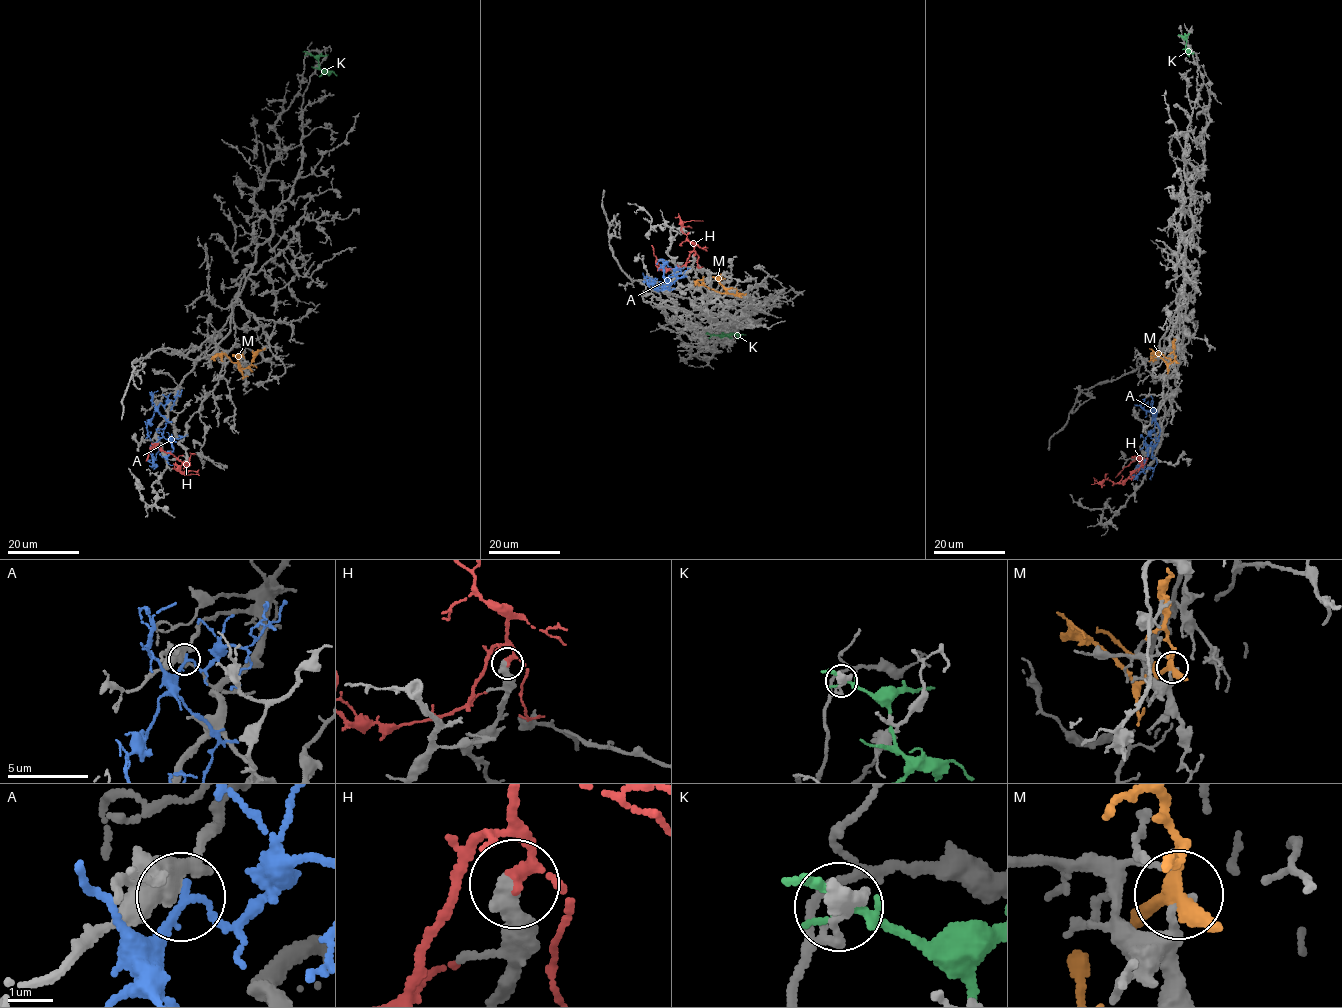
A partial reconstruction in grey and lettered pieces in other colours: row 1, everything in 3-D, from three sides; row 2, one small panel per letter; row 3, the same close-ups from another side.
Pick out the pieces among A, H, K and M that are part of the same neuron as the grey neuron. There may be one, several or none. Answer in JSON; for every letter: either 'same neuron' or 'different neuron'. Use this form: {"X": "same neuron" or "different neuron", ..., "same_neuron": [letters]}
{"A": "different neuron", "H": "same neuron", "K": "different neuron", "M": "different neuron", "same_neuron": ["H"]}

